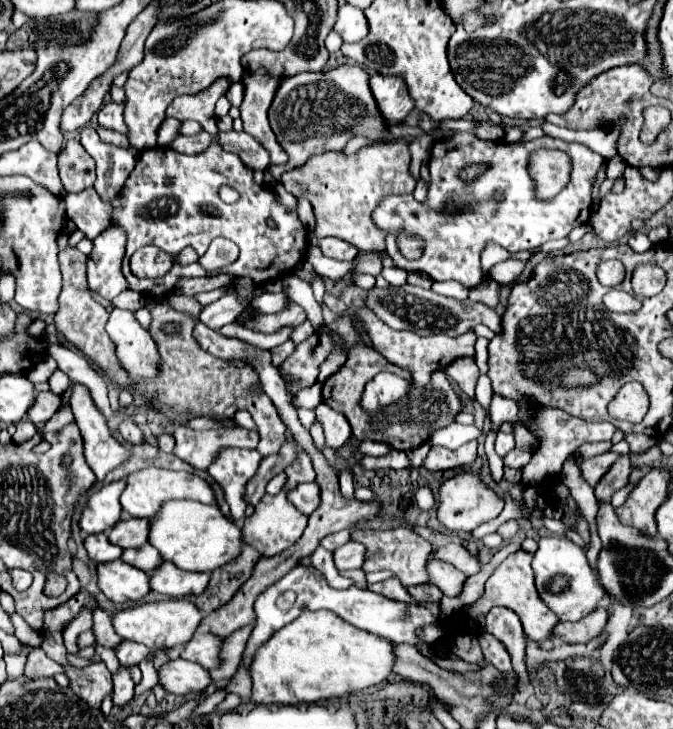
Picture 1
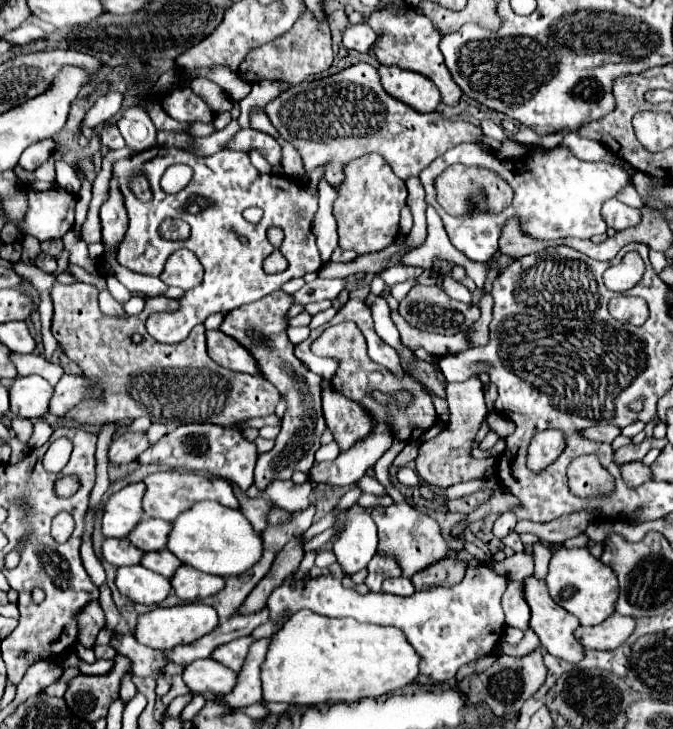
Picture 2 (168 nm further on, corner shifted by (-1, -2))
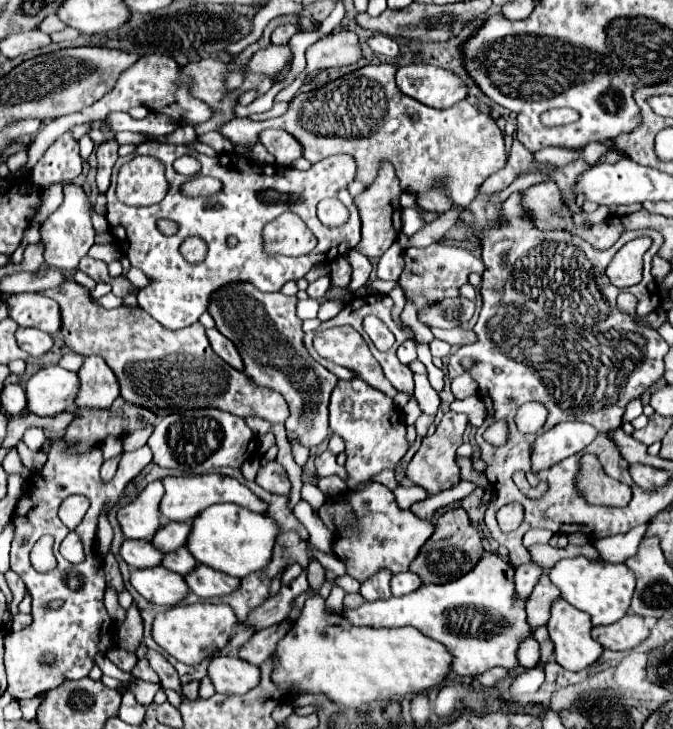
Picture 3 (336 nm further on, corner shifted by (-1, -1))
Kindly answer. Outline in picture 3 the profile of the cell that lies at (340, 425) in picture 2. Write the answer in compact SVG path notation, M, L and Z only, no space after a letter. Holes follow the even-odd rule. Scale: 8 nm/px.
M363 379L339 381L335 385L329 403L329 427L345 441L345 483L349 489L363 481L369 481L384 469L394 470L409 449L405 423L401 423L401 411L395 407L391 397L387 397L379 389L373 389Z

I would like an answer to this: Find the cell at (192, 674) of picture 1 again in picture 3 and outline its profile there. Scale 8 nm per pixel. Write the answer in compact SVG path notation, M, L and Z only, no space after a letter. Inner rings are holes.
M237 655L215 657L209 665L209 677L217 689L217 693L227 695L245 695L261 681L259 667L243 661Z

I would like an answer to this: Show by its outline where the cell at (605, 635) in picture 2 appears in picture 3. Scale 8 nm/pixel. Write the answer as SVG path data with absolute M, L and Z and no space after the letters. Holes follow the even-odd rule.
M625 615L623 619L607 625L607 627L593 627L591 635L599 641L605 649L613 651L629 651L637 647L641 641L649 637L649 629L639 615Z

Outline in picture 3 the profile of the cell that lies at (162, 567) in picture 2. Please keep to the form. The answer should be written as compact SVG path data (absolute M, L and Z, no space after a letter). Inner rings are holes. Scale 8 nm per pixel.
M185 547L185 549L179 549L177 553L167 553L165 559L163 559L163 565L165 565L167 569L171 569L171 571L177 571L177 573L181 573L181 575L187 575L187 573L191 573L191 571L195 569L197 561L195 561L195 557L189 553L189 549Z

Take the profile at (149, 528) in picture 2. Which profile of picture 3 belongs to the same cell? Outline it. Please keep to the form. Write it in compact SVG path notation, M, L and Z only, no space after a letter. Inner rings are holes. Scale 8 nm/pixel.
M171 521L161 529L161 533L155 533L155 539L151 539L151 543L163 553L171 553L171 551L177 551L187 545L189 533L191 533L189 523L173 523Z

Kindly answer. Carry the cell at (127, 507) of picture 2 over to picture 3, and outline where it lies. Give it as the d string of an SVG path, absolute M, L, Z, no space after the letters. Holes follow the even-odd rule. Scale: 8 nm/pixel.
M161 481L149 483L133 503L119 509L117 519L121 523L125 537L151 539L163 527L161 511L159 511L163 493L165 489Z

